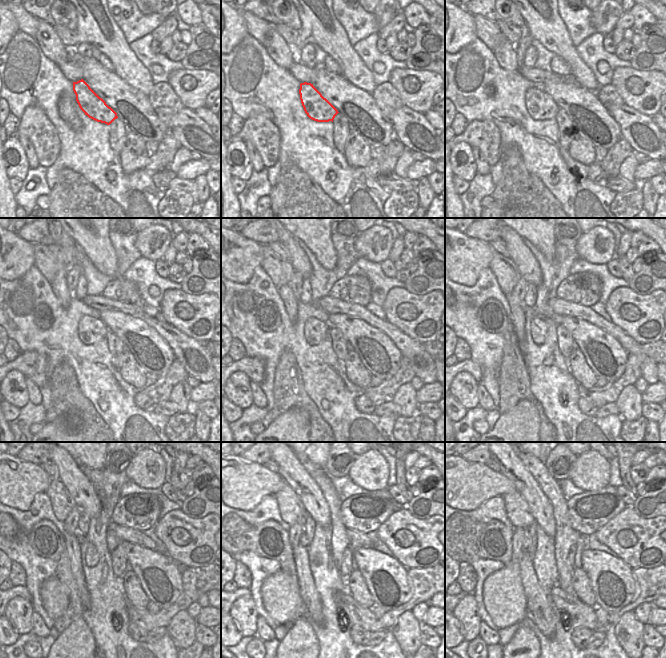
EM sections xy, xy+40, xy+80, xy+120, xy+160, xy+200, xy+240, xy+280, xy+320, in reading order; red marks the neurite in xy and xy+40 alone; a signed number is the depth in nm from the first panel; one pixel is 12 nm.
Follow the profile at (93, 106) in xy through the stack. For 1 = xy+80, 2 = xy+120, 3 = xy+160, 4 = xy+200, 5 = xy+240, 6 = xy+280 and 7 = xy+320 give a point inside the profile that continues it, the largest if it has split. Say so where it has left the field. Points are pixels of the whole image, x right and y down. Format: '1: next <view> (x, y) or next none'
1: next xy+80 (540, 106)
2: next xy+120 (91, 330)
3: next xy+160 (315, 330)
4: next xy+200 (538, 328)
5: next xy+240 (88, 552)
6: next xy+280 (304, 541)
7: next xy+320 (526, 543)

